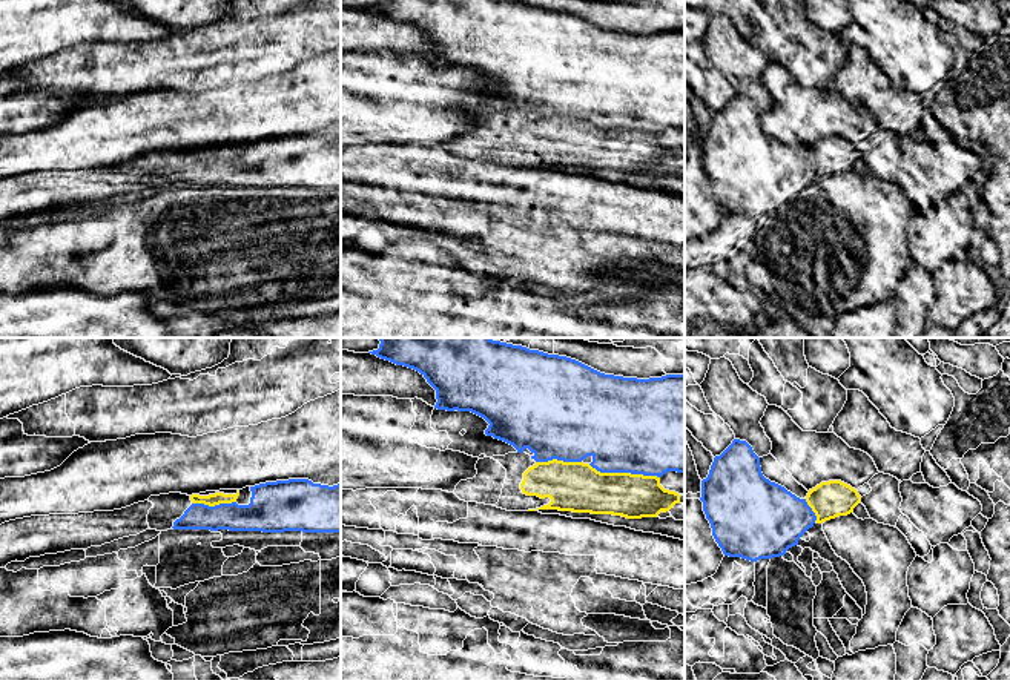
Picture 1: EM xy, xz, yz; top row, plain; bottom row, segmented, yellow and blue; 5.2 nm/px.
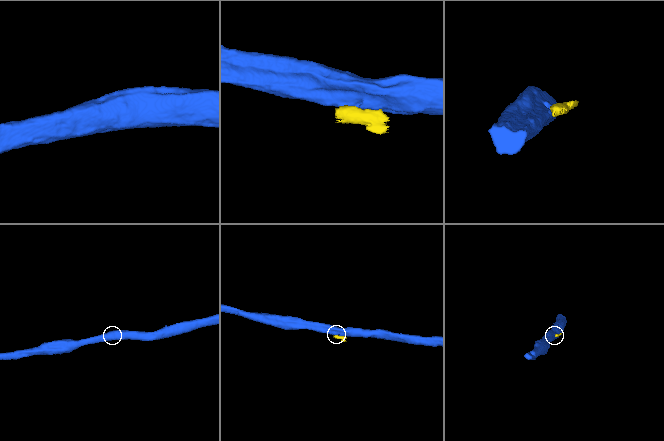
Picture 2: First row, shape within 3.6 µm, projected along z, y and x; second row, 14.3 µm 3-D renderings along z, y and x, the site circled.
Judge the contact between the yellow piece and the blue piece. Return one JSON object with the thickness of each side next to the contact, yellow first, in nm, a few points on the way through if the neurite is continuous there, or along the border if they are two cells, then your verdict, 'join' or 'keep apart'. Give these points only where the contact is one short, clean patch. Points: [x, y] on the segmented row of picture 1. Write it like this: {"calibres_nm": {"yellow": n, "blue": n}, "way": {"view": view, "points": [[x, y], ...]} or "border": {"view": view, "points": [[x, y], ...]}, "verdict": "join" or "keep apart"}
{"calibres_nm": {"yellow": 260, "blue": 500}, "verdict": "keep apart"}

